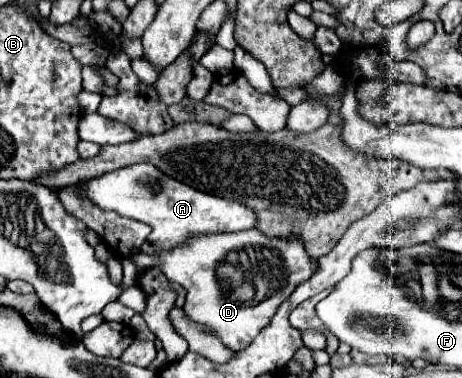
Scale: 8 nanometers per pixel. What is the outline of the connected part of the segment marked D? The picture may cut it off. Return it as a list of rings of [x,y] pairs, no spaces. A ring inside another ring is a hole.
[[[249,229],[249,231],[237,231],[237,233],[213,233],[213,235],[199,235],[189,239],[185,245],[175,247],[173,251],[161,251],[161,253],[139,253],[133,255],[137,267],[151,267],[151,265],[161,265],[163,273],[167,275],[167,279],[181,283],[187,289],[187,301],[183,311],[197,323],[207,325],[211,331],[215,331],[219,335],[219,339],[233,351],[241,351],[245,349],[255,337],[257,333],[269,323],[269,319],[273,317],[273,311],[277,311],[277,307],[293,293],[293,289],[303,283],[305,279],[309,279],[309,275],[315,271],[315,261],[305,253],[303,243],[299,239],[269,239],[263,237],[259,231]],[[231,253],[239,255],[239,253],[247,253],[247,263],[243,265],[243,261],[239,261],[235,257],[235,261],[231,259]],[[229,267],[235,267],[237,273],[245,273],[241,283],[235,285],[229,277]]]

